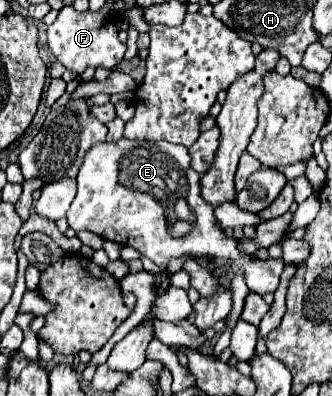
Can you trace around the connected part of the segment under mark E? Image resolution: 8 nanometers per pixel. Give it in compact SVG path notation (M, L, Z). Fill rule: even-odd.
M126 138L102 142L86 154L76 180L78 192L66 214L70 228L76 232L90 230L104 240L132 246L156 266L168 264L172 258L204 258L210 270L228 268L224 272L228 282L242 272L250 292L260 296L276 292L286 266L284 260L260 260L244 252L236 238L224 234L214 208L200 196L200 174L192 170L186 146Z

